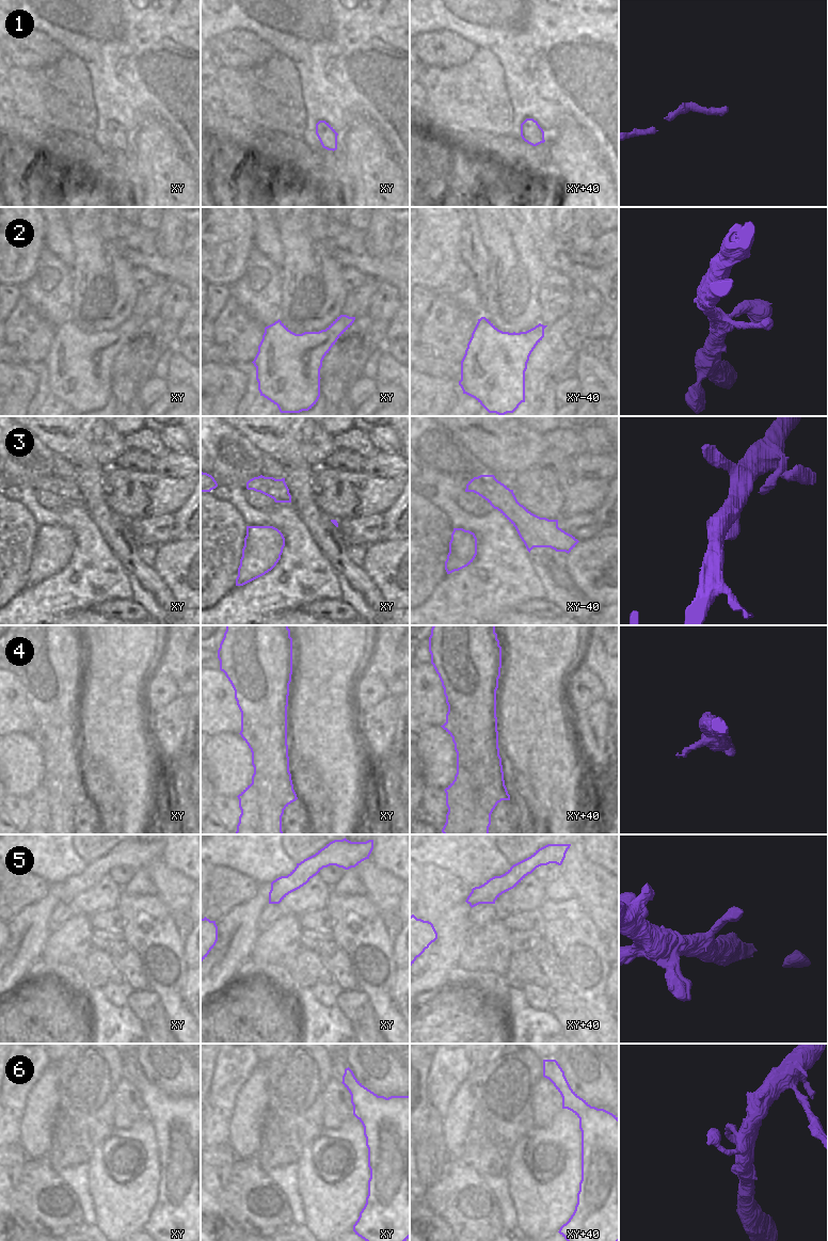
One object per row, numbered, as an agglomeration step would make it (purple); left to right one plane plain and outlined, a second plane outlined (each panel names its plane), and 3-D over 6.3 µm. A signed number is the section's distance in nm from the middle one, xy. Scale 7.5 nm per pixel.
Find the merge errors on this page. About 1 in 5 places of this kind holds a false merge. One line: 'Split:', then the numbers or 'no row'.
Split: 4

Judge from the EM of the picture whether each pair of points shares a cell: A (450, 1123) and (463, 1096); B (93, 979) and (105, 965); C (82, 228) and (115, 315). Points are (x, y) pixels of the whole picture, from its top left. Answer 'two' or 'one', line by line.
A: one
B: one
C: one

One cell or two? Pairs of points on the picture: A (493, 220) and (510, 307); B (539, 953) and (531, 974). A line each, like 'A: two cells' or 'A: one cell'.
A: one cell
B: two cells

